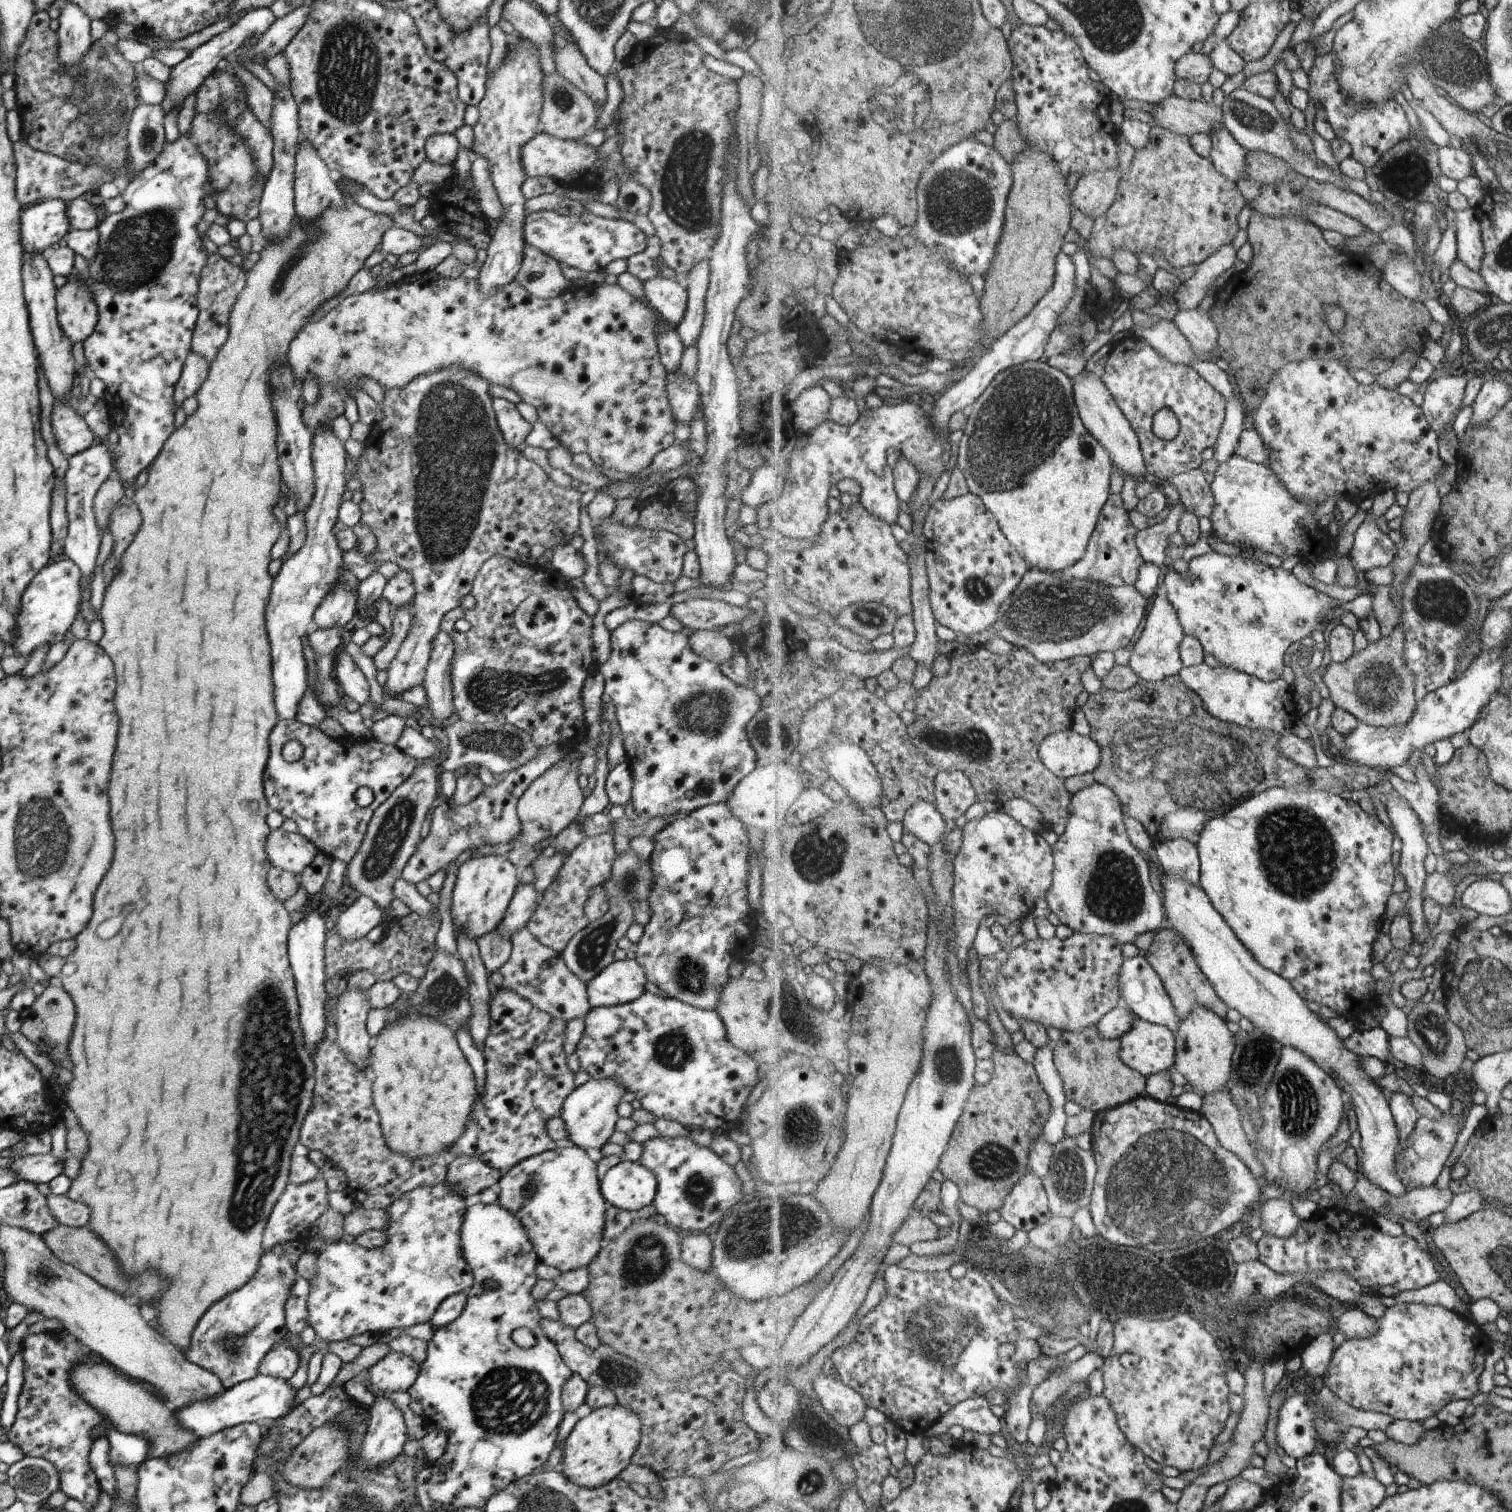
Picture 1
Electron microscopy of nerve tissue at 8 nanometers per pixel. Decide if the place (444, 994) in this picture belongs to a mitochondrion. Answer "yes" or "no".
yes

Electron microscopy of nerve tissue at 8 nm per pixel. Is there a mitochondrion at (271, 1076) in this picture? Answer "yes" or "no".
yes

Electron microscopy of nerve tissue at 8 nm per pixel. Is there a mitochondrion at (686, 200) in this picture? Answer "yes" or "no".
yes

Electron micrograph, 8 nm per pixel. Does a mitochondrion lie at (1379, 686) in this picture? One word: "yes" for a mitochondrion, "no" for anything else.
yes

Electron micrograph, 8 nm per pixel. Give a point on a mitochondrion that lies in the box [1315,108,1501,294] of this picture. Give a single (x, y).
(1407, 173)

